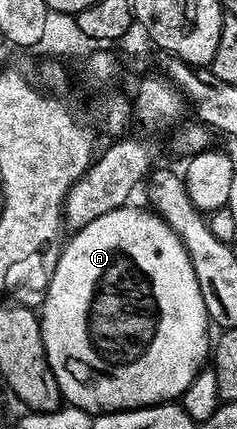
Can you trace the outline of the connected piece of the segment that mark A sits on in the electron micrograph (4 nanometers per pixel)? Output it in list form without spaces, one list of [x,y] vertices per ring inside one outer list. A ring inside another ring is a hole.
[[[126,203],[120,208],[107,211],[82,229],[72,234],[73,238],[64,242],[61,257],[49,280],[48,289],[44,290],[45,306],[39,309],[41,322],[41,338],[47,351],[47,359],[51,363],[51,371],[61,388],[62,398],[70,406],[90,411],[120,411],[122,409],[144,409],[147,405],[160,405],[180,398],[182,393],[193,382],[195,375],[201,371],[207,352],[211,347],[209,329],[211,322],[209,312],[203,303],[203,291],[199,291],[199,279],[195,279],[195,267],[191,265],[189,253],[185,250],[185,243],[166,221],[148,208],[136,209],[133,203]]]

